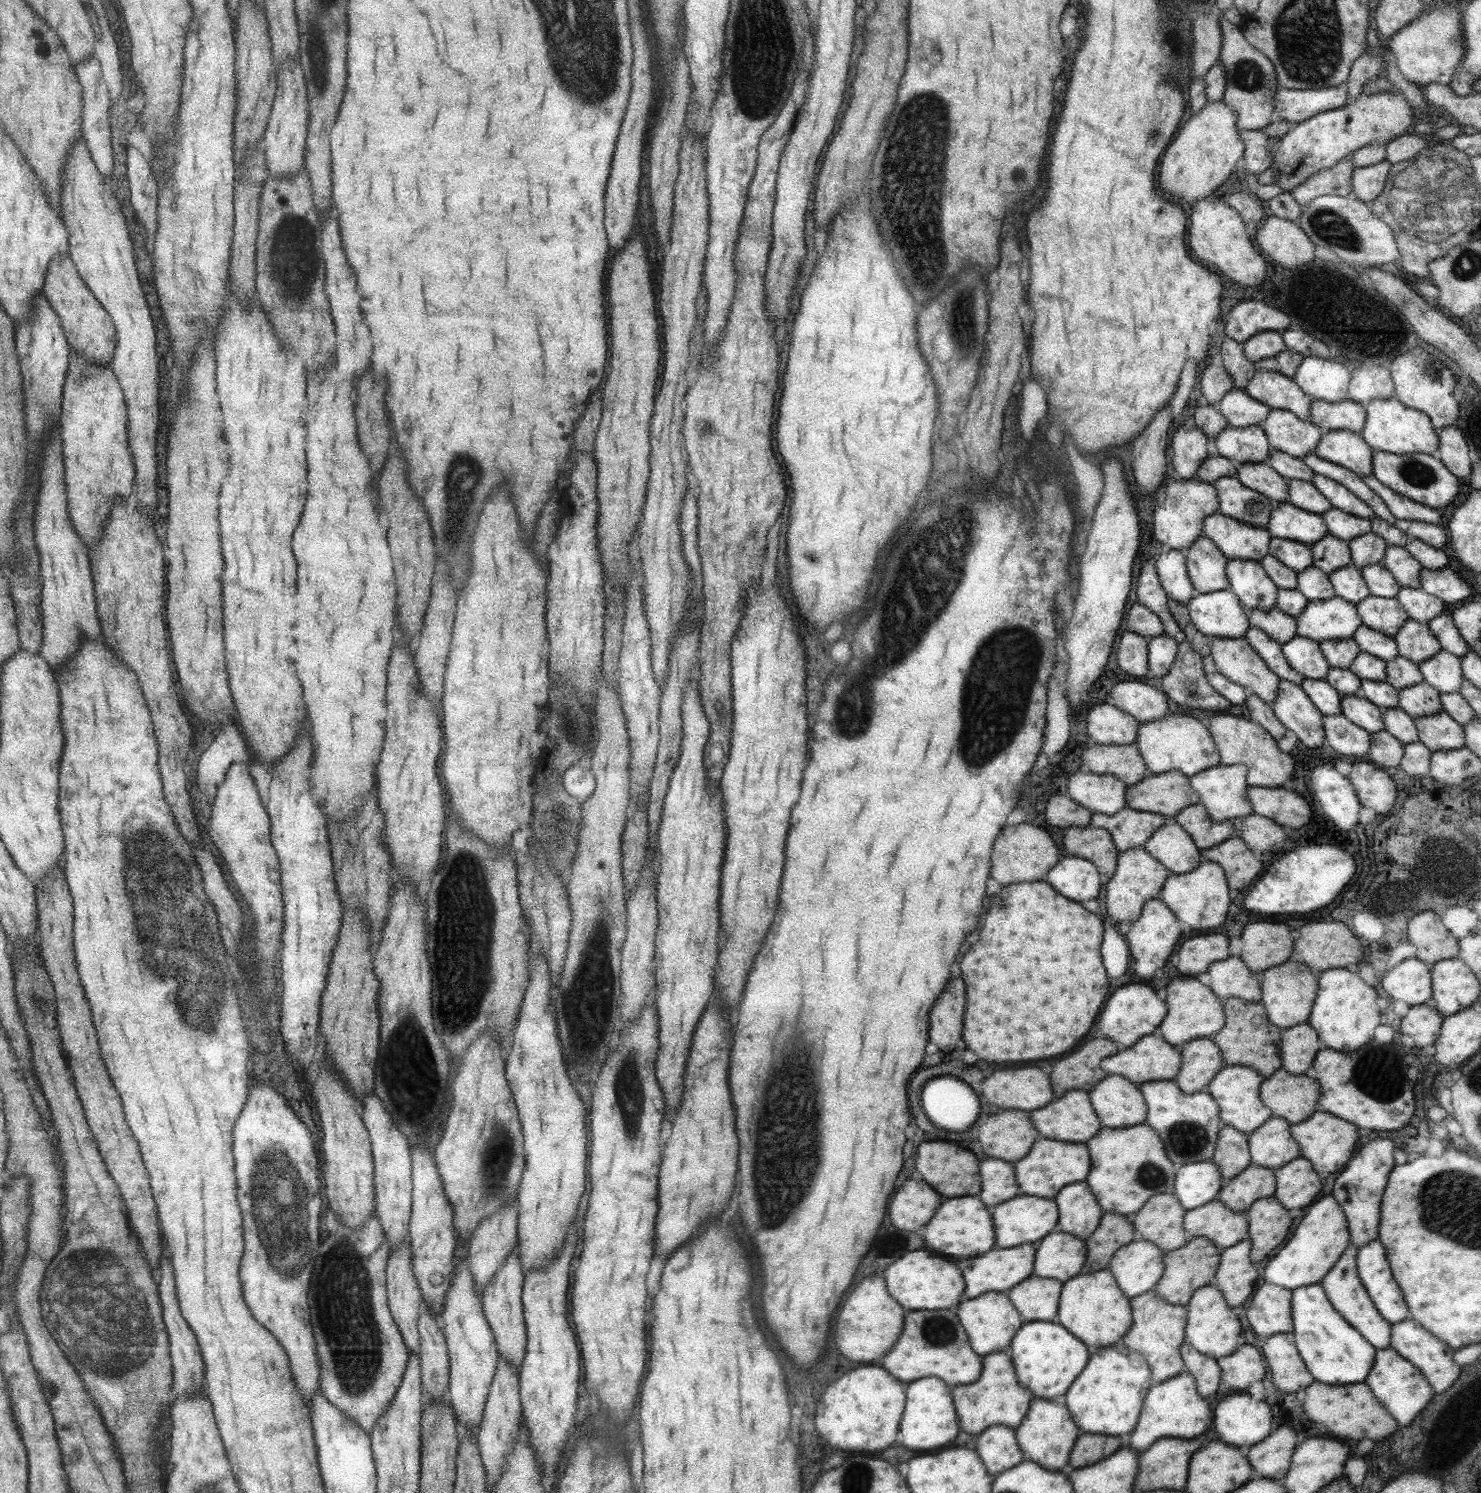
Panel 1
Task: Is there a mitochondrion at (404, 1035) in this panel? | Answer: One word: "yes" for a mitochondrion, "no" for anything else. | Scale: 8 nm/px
yes

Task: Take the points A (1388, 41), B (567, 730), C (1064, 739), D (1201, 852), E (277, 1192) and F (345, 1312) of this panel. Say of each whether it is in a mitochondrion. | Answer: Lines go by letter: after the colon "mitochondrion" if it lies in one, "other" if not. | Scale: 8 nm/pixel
A: other
B: mitochondrion
C: other
D: other
E: mitochondrion
F: mitochondrion

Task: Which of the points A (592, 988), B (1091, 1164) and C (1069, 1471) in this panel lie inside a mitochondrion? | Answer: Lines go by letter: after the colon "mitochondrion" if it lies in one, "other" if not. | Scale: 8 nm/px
A: mitochondrion
B: other
C: other

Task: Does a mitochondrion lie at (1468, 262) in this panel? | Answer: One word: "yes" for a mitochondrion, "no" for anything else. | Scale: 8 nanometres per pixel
yes

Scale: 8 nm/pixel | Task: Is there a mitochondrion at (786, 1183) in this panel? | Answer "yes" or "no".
yes

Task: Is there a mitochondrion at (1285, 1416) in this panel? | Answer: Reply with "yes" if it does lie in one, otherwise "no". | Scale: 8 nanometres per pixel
no

